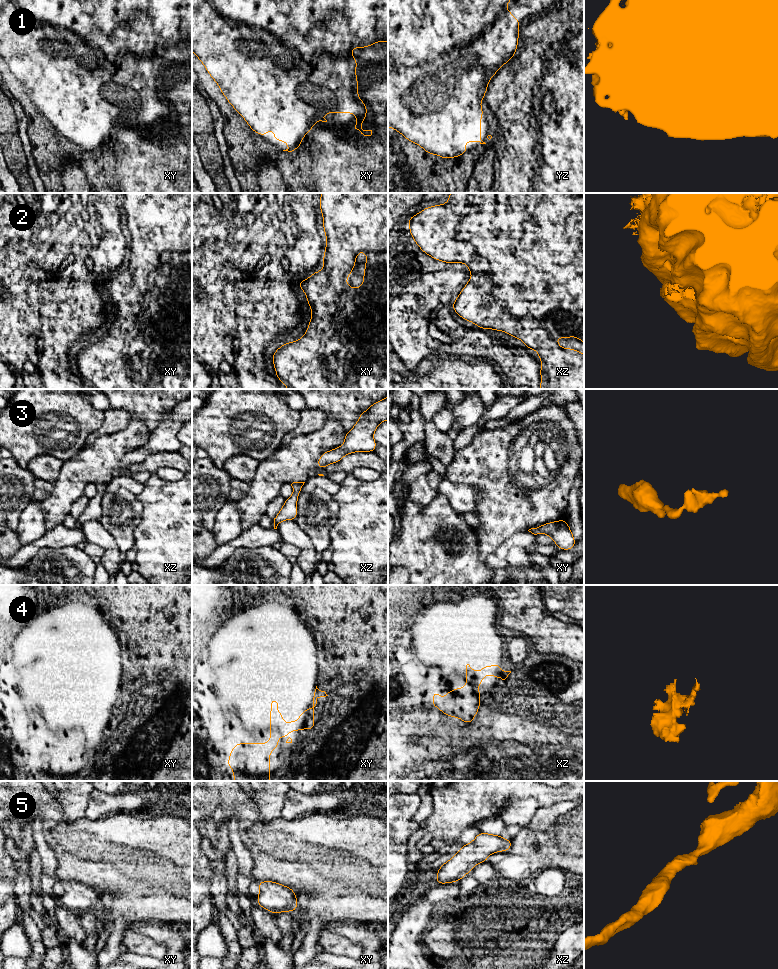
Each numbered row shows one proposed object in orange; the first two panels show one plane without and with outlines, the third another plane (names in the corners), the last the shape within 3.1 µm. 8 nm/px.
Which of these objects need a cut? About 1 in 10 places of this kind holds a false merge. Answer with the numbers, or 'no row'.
no row

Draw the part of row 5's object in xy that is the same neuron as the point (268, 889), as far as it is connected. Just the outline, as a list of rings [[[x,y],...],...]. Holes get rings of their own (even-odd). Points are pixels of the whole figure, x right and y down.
[[[273,881],[258,882],[259,894],[257,905],[272,914],[296,911],[298,901],[295,892],[289,887]]]

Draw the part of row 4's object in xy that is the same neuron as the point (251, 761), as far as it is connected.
[[[317,688],[314,692],[313,707],[307,708],[299,715],[298,721],[289,721],[286,725],[282,713],[275,711],[281,704],[277,699],[270,700],[270,742],[269,743],[236,743],[230,752],[227,767],[233,769],[234,781],[270,781],[270,753],[278,748],[280,736],[289,736],[289,731],[303,729],[313,730],[314,707],[318,697],[328,696],[325,691]]]

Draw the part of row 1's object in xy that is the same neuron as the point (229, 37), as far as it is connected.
[[[192,0],[192,52],[198,57],[219,86],[221,92],[226,97],[230,105],[232,105],[237,113],[241,113],[243,119],[248,123],[249,127],[259,135],[265,136],[270,127],[273,127],[274,140],[285,141],[289,148],[283,151],[292,152],[299,149],[303,137],[312,130],[313,125],[317,121],[327,122],[322,116],[326,113],[354,113],[356,116],[355,129],[359,130],[364,136],[371,136],[372,130],[365,130],[360,127],[367,115],[367,106],[358,96],[358,79],[356,77],[357,59],[351,55],[352,50],[355,47],[366,48],[377,42],[385,41],[388,43],[388,0]]]

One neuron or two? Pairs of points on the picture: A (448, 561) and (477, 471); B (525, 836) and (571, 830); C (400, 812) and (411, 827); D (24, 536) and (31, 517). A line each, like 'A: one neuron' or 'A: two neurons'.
A: two neurons
B: one neuron
C: one neuron
D: one neuron

